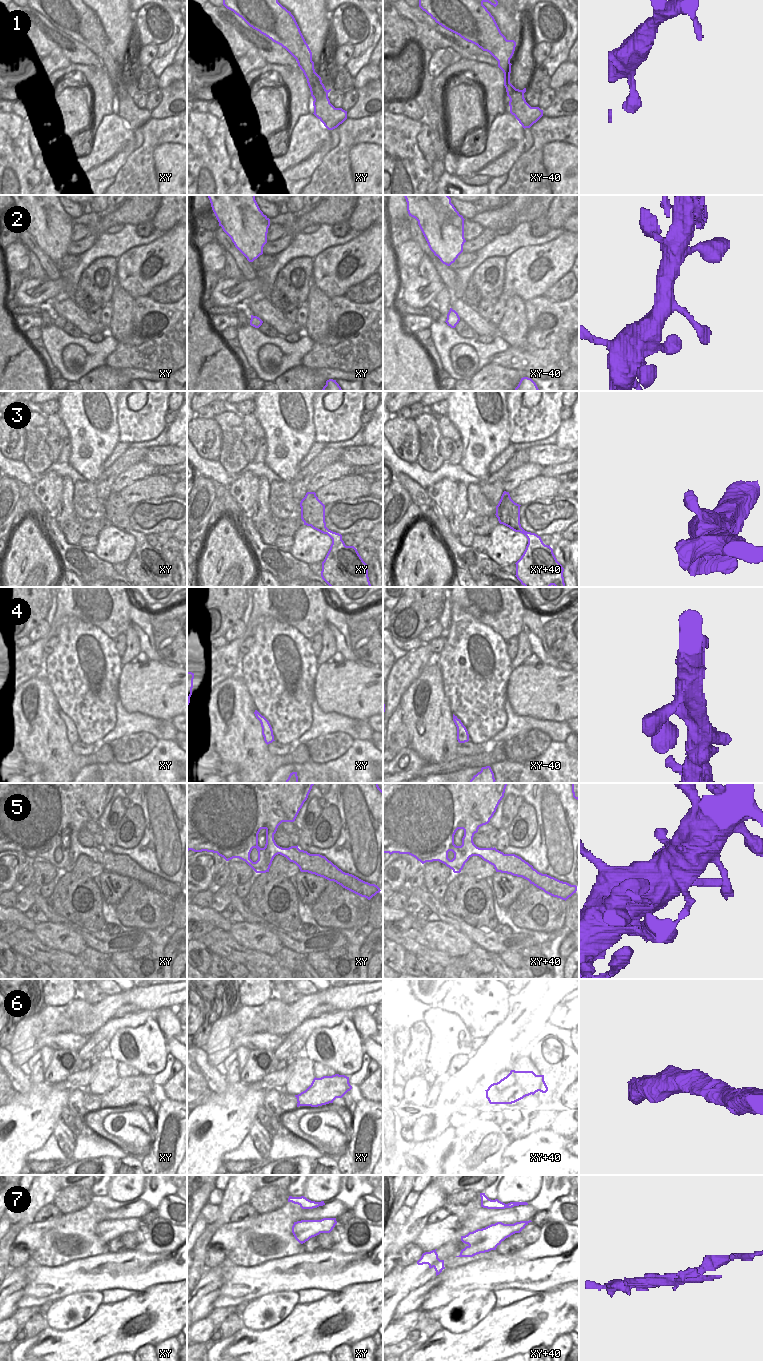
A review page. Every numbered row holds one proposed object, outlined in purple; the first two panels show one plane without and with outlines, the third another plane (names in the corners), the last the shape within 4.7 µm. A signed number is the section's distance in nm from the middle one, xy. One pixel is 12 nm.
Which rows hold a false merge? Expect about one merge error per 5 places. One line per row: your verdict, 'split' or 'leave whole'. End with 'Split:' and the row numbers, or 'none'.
1: leave whole
2: leave whole
3: leave whole
4: leave whole
5: leave whole
6: leave whole
7: split
Split: 7

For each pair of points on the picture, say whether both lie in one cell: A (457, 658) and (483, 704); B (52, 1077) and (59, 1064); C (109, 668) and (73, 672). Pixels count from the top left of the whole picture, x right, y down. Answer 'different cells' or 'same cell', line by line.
A: same cell
B: same cell
C: same cell

